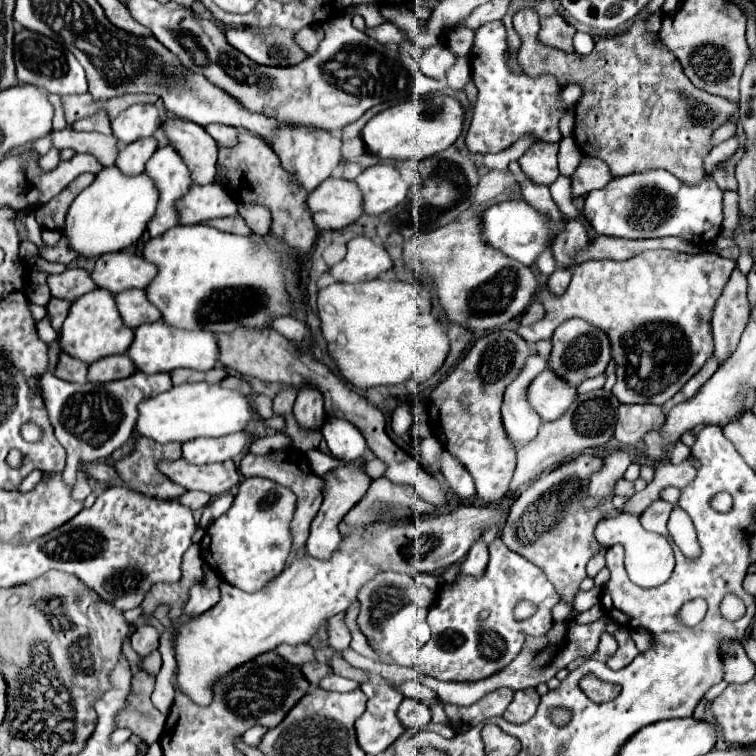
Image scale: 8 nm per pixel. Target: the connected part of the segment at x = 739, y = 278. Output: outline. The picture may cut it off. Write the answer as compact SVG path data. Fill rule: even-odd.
M736 268L722 290L722 296L716 302L712 332L714 332L714 358L718 366L726 362L726 358L736 350L738 340L748 324L750 306L746 298L746 276Z

